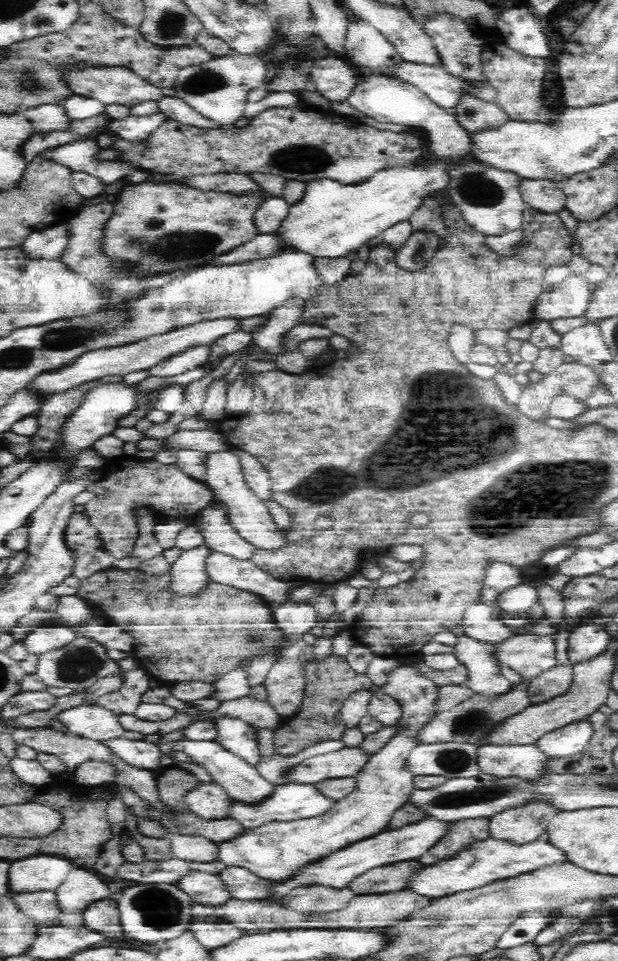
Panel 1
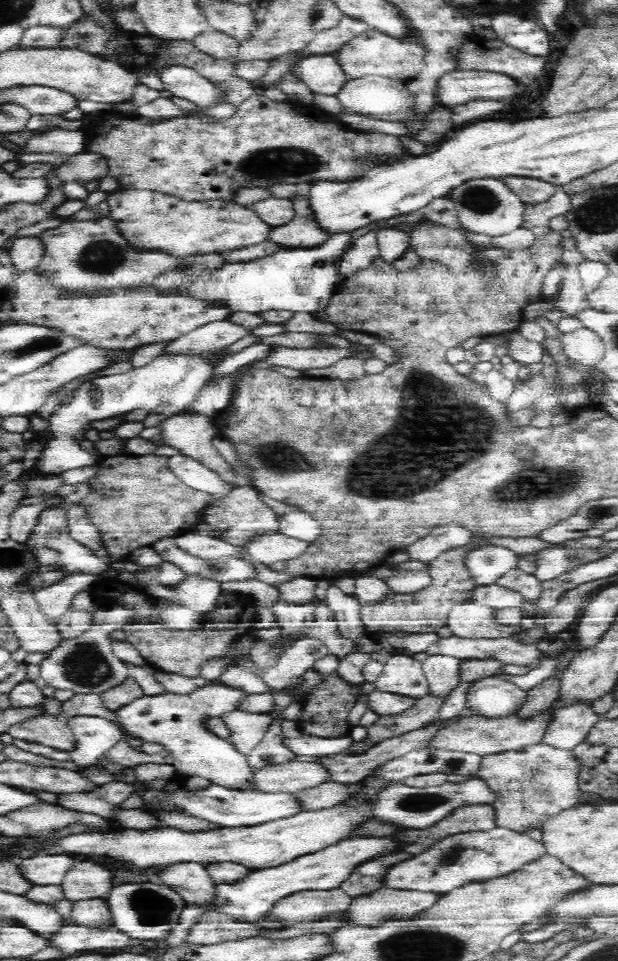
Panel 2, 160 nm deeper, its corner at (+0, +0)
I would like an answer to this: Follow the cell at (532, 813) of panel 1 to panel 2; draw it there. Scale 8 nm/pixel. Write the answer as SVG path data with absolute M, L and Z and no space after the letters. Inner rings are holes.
M544 743L483 755L478 777L500 795L493 806L495 827L523 836L530 830L542 830L544 822L579 803L578 770L571 752Z

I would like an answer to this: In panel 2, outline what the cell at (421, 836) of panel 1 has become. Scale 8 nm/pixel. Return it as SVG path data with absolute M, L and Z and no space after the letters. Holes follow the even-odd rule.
M353 836L318 852L295 858L292 862L271 869L252 870L247 879L236 883L236 886L218 885L218 896L212 907L220 905L223 913L239 921L252 923L260 914L268 912L276 906L276 902L280 902L290 894L304 890L341 888L342 883L366 862L405 851L406 847L405 840L401 840L398 836Z

